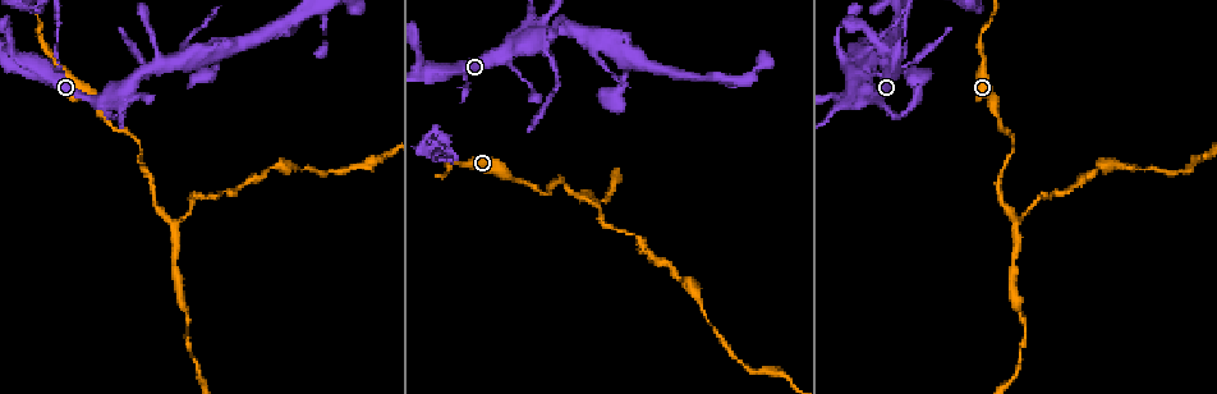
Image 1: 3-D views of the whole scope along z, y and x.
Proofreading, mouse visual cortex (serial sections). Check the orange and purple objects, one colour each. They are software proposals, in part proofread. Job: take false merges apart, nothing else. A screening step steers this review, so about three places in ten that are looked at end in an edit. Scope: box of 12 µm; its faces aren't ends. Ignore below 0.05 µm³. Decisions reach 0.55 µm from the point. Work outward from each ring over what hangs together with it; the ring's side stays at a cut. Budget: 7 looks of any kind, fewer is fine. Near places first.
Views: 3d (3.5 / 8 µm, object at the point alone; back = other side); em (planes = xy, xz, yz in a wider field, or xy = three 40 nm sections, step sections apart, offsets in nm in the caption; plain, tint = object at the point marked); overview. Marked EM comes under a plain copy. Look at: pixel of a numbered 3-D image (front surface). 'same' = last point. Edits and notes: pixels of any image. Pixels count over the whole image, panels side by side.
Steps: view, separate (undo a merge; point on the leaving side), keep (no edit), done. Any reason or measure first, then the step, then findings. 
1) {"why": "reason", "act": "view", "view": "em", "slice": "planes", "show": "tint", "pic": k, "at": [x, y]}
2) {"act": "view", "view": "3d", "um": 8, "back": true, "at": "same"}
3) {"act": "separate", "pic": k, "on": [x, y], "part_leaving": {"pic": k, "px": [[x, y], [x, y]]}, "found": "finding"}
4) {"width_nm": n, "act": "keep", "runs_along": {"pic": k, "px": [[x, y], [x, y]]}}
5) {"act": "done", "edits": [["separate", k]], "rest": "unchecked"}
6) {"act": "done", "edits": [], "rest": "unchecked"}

{"why": "calibre changes", "act": "view", "view": "3d", "um": 3.5, "back": true, "pic": 1, "at": [463, 77]}

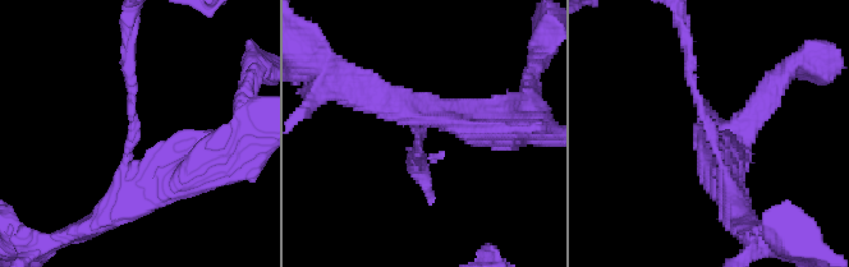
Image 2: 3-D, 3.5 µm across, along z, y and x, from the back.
{"arm_widths_nm": [150, 350], "act": "view", "view": "em", "slice": "xy", "step": 1, "show": "tint", "pic": 2, "at": [135, 136]}

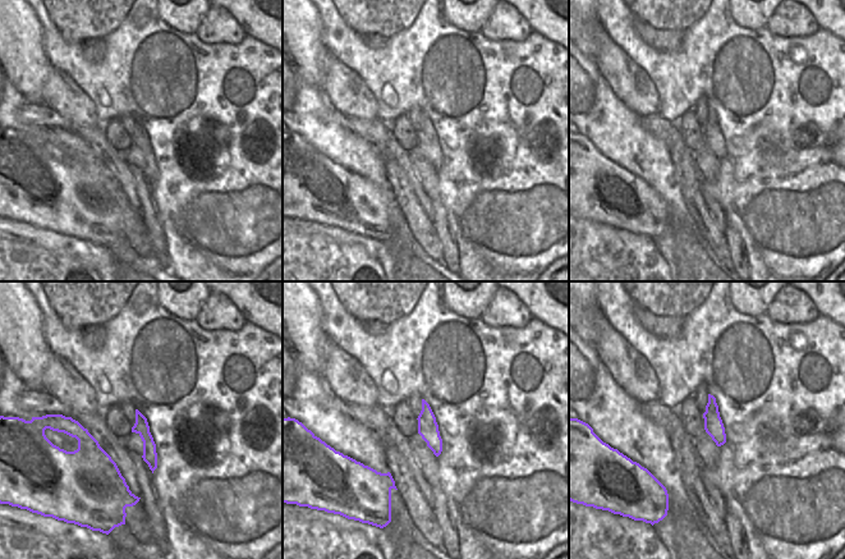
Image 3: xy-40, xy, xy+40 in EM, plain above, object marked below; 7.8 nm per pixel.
{"act": "separate", "pic": 2, "on": [129, 53], "part_leaving": {"pic": 2, "px": [[129, 92], [125, 26]]}, "found": "two cells meet here"}

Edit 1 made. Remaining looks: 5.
{"act": "view", "view": "overview"}

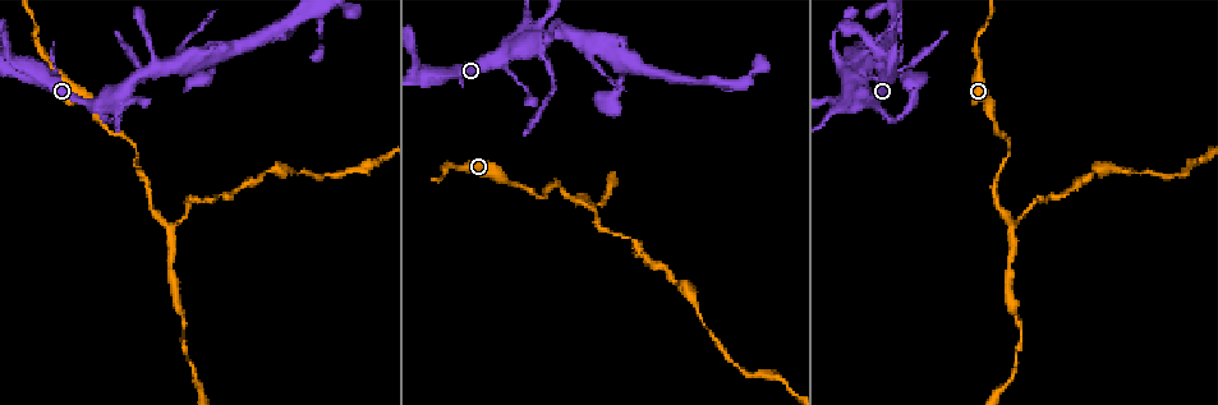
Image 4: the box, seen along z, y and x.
{"why": "abrupt turn", "act": "view", "view": "3d", "um": 8, "pic": 4, "at": [578, 202]}

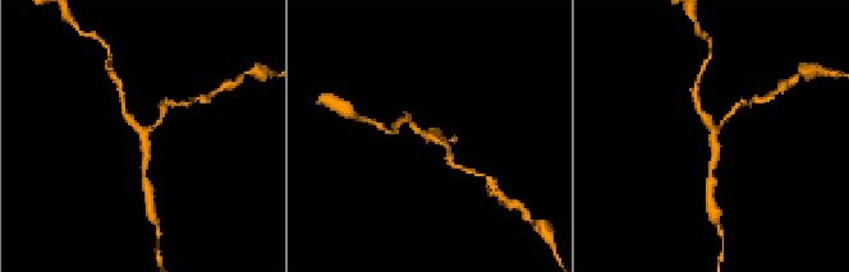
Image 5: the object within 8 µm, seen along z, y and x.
{"why": "closer look", "act": "view", "view": "3d", "um": 3.5, "pic": 5, "at": [717, 129]}

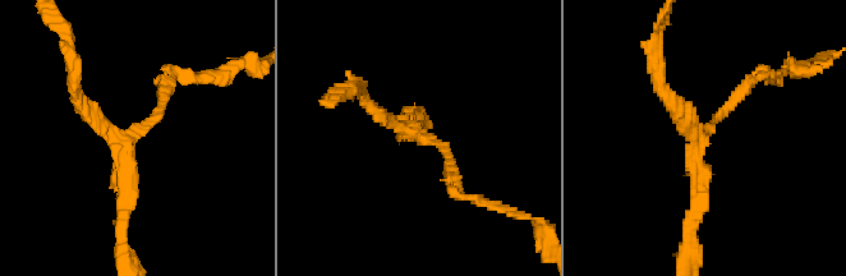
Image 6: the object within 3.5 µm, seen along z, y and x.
{"why": "now the EM", "act": "view", "view": "em", "slice": "xy", "step": 3, "show": "tint", "pic": 6, "at": [407, 132]}

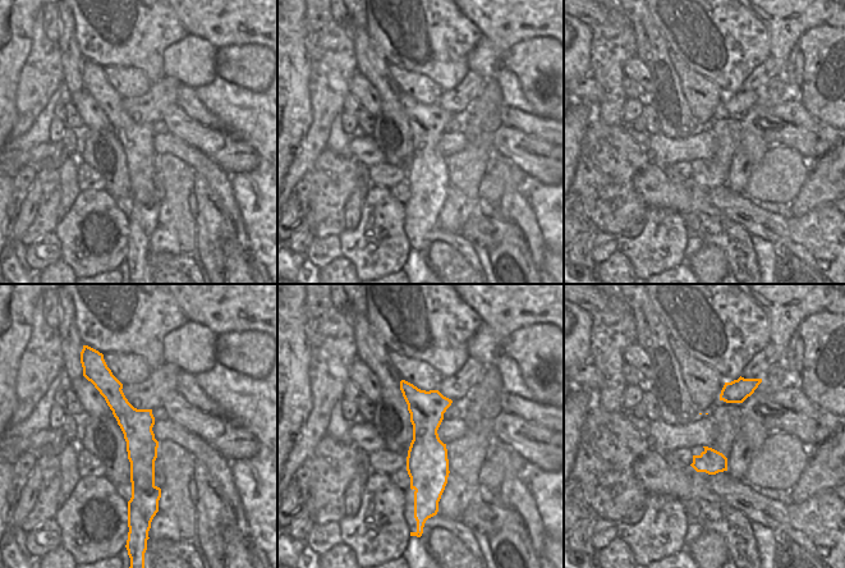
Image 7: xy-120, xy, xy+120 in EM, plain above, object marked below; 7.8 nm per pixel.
{"arms": 3, "arm_widths_nm": [150, 200, 200], "act": "keep", "runs_along": {"pic": 7, "px": [[105, 370], [137, 426], [142, 493]]}, "found": "all the same cell"}

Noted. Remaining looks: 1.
{"act": "done", "edits": [["separate", 2]], "rest": "unchecked"}

